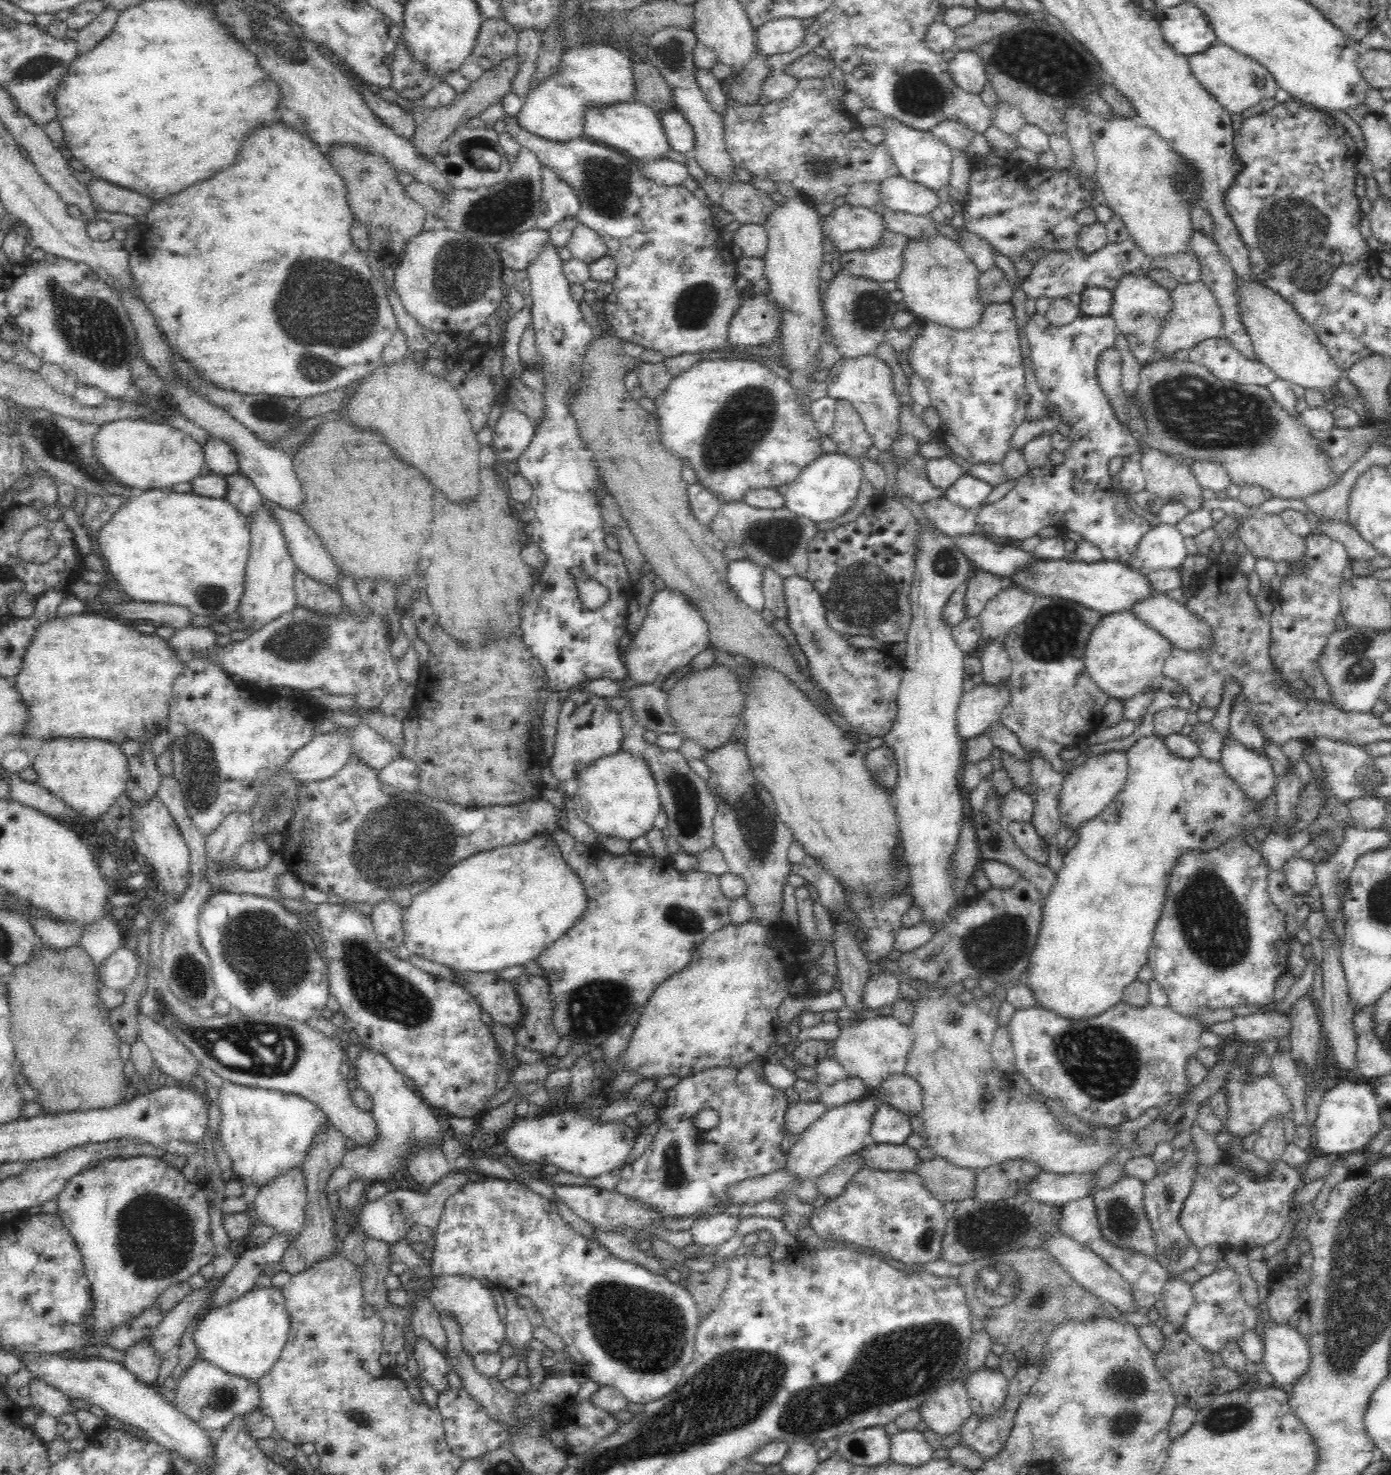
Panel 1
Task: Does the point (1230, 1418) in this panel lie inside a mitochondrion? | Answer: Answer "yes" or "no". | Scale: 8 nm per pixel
yes

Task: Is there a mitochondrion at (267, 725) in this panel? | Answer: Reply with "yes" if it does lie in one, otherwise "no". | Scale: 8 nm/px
no

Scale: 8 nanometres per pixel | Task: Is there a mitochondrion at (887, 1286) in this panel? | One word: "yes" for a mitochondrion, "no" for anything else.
no

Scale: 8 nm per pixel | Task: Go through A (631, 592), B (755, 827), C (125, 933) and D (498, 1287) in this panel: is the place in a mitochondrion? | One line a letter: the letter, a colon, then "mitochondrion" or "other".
A: other
B: mitochondrion
C: other
D: other

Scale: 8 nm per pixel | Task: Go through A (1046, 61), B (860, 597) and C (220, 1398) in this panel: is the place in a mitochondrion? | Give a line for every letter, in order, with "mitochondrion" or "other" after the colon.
A: mitochondrion
B: mitochondrion
C: mitochondrion

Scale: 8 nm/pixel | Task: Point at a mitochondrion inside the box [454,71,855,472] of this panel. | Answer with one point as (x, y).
(503, 210)

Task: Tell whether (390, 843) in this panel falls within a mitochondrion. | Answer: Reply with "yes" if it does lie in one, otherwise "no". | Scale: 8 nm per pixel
yes

